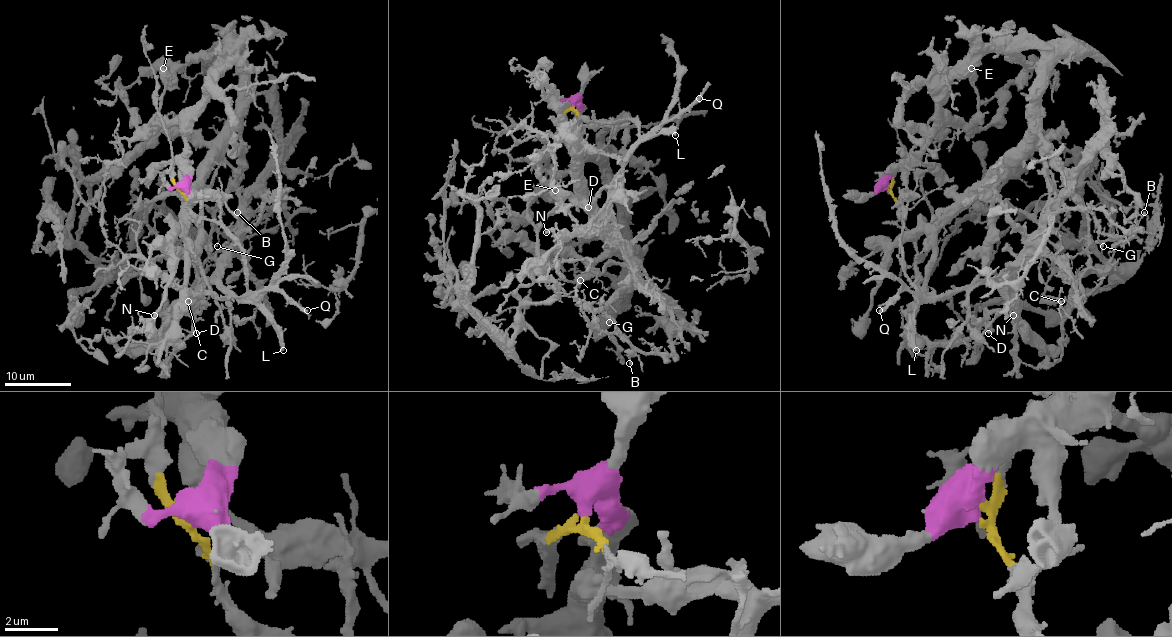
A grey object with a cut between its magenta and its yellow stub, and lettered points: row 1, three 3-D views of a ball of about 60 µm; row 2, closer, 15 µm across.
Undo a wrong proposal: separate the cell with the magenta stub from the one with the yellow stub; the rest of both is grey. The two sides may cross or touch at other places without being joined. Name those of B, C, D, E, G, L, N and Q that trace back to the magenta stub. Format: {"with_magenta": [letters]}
{"with_magenta": ["B", "C", "E", "G"]}

